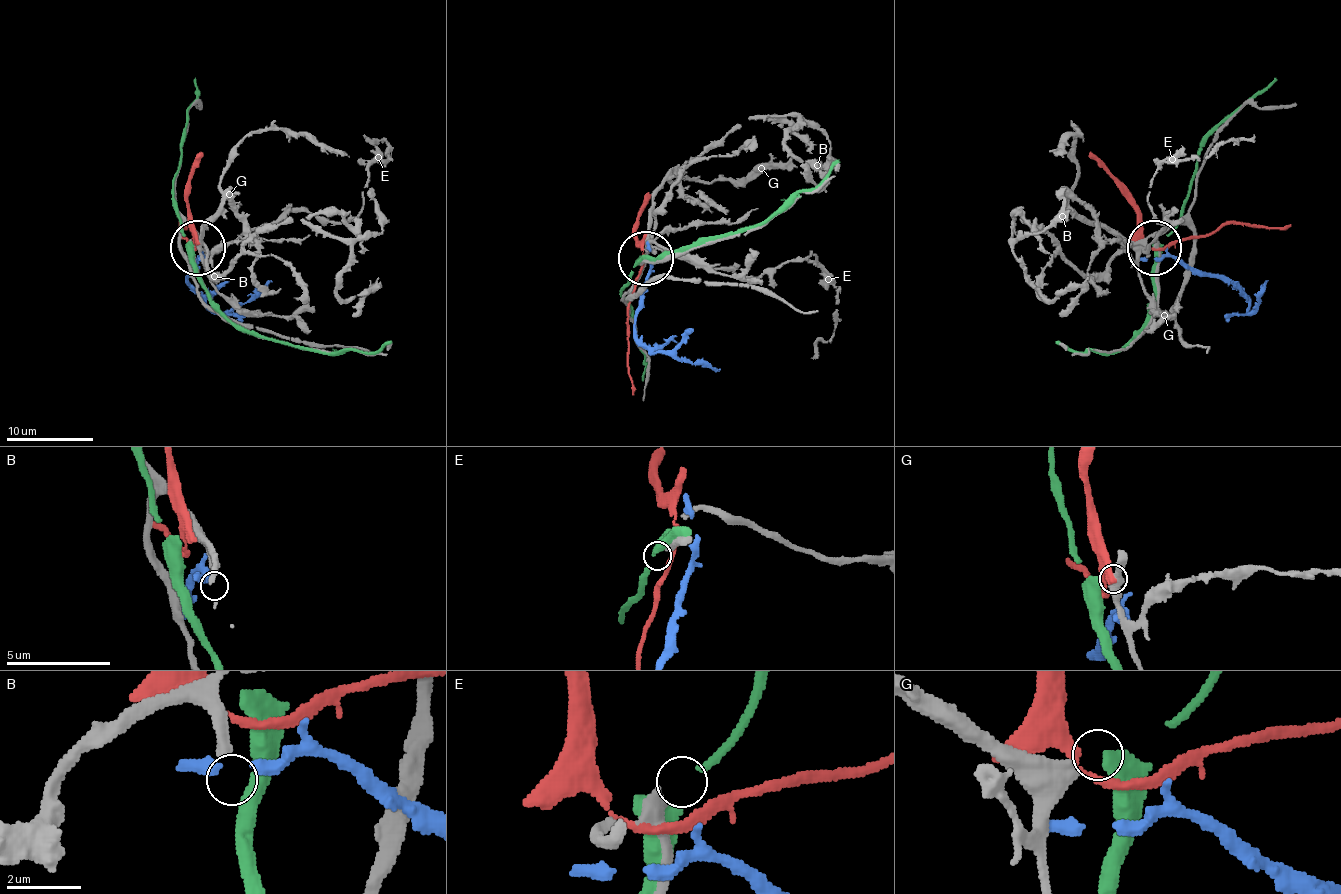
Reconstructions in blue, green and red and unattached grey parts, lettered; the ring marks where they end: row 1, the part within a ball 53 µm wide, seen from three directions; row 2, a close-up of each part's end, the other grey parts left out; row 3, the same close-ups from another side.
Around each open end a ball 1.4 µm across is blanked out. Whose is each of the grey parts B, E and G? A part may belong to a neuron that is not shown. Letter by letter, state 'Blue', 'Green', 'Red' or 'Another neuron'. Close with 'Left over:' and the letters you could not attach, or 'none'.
B: Another neuron
E: Another neuron
G: Another neuron
Left over: B, E, G

